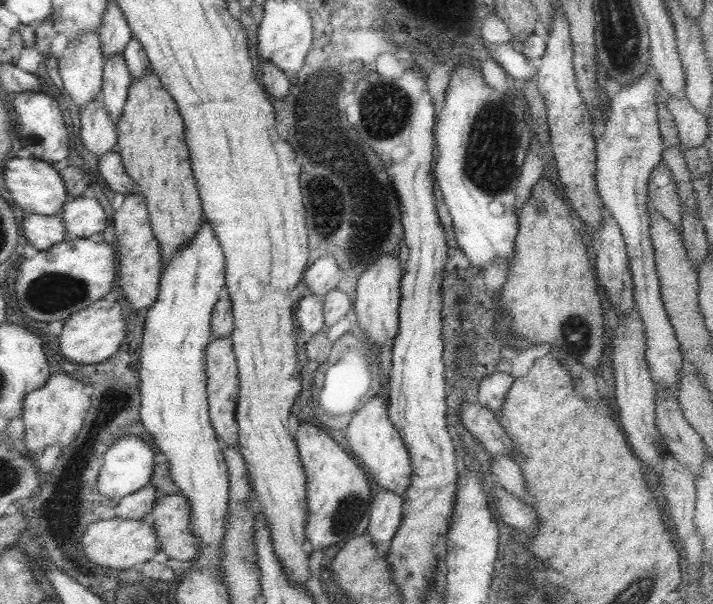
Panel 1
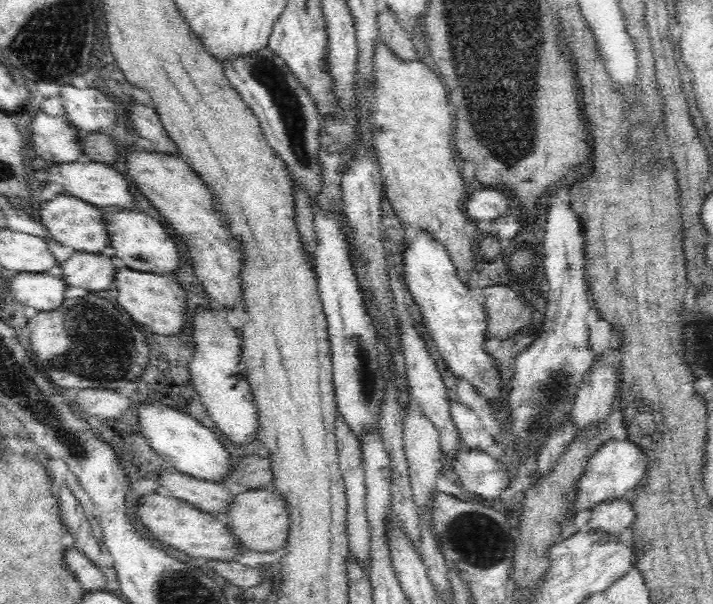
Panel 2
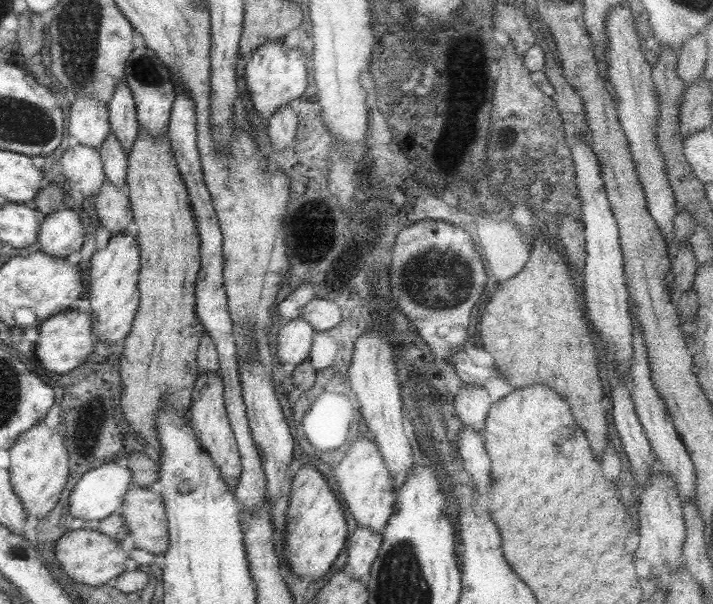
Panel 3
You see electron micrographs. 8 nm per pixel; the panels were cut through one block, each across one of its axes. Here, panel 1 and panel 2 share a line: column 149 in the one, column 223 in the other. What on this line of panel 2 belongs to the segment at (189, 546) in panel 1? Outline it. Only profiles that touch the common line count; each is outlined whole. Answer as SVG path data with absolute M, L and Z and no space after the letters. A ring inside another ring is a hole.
M250 490L232 495L225 511L219 515L241 551L272 553L285 546L289 531L289 514L285 502L272 491Z

